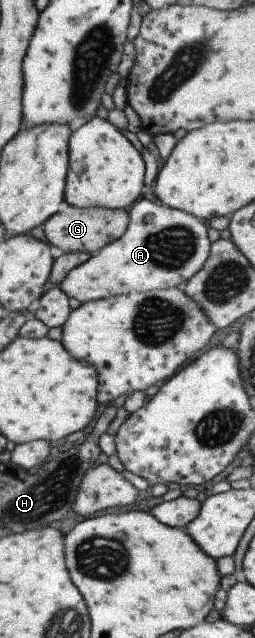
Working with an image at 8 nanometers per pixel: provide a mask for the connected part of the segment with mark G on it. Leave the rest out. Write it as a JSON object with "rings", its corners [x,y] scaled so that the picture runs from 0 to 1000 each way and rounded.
{"rings":[[[271,320],[259,328],[220,334],[173,351],[180,375],[235,389],[247,397],[341,395],[380,398],[439,382],[471,376],[502,362],[514,345],[514,334],[486,328],[443,328],[412,324],[314,326]]]}

